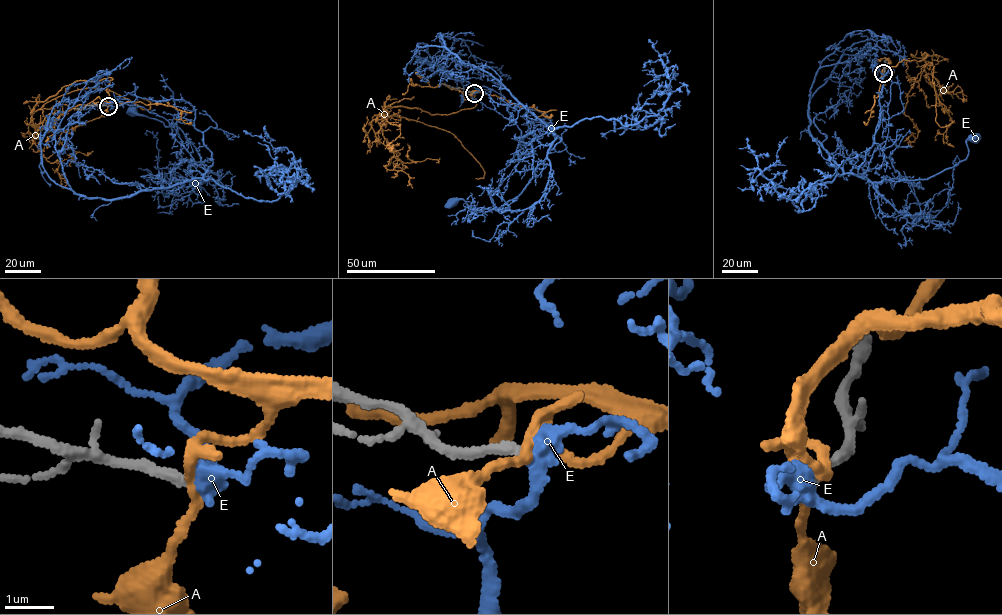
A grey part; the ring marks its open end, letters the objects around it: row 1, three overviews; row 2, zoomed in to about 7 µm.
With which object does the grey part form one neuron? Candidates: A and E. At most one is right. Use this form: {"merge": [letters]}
{"merge": ["E"]}

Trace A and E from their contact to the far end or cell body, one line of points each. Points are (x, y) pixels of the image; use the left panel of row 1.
A: (108, 106), (113, 78), (80, 80), (41, 101), (31, 113), (64, 94), (89, 88), (150, 109), (143, 99)
E: (108, 106), (108, 102), (121, 102), (163, 117), (172, 135), (206, 170), (196, 147), (178, 128), (133, 112)

